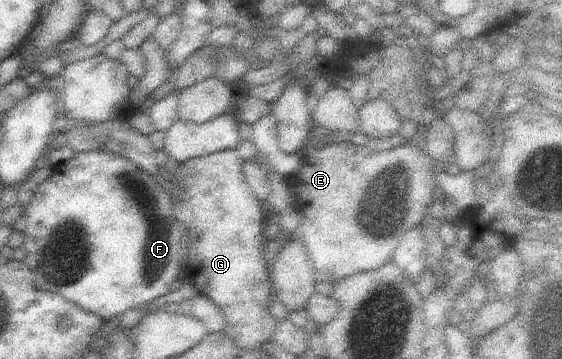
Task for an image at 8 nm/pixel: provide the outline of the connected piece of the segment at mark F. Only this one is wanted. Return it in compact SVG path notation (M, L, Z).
M104 149L102 151L73 153L72 157L63 163L55 164L52 167L52 174L34 188L29 203L24 207L24 213L26 213L26 217L24 217L26 219L26 231L24 231L24 245L22 247L26 249L26 253L30 253L30 255L24 257L24 263L28 265L28 269L32 273L35 287L40 287L42 291L48 291L48 293L61 295L66 301L76 303L82 311L94 313L94 315L101 317L104 322L109 321L107 324L110 326L128 309L150 303L153 299L162 297L165 293L172 291L176 286L178 266L185 245L180 243L180 227L178 227L178 223L172 215L170 197L164 189L160 189L160 185L148 173L144 173L141 167L132 163L130 159L122 157L122 155L114 155L114 153L104 151Z

